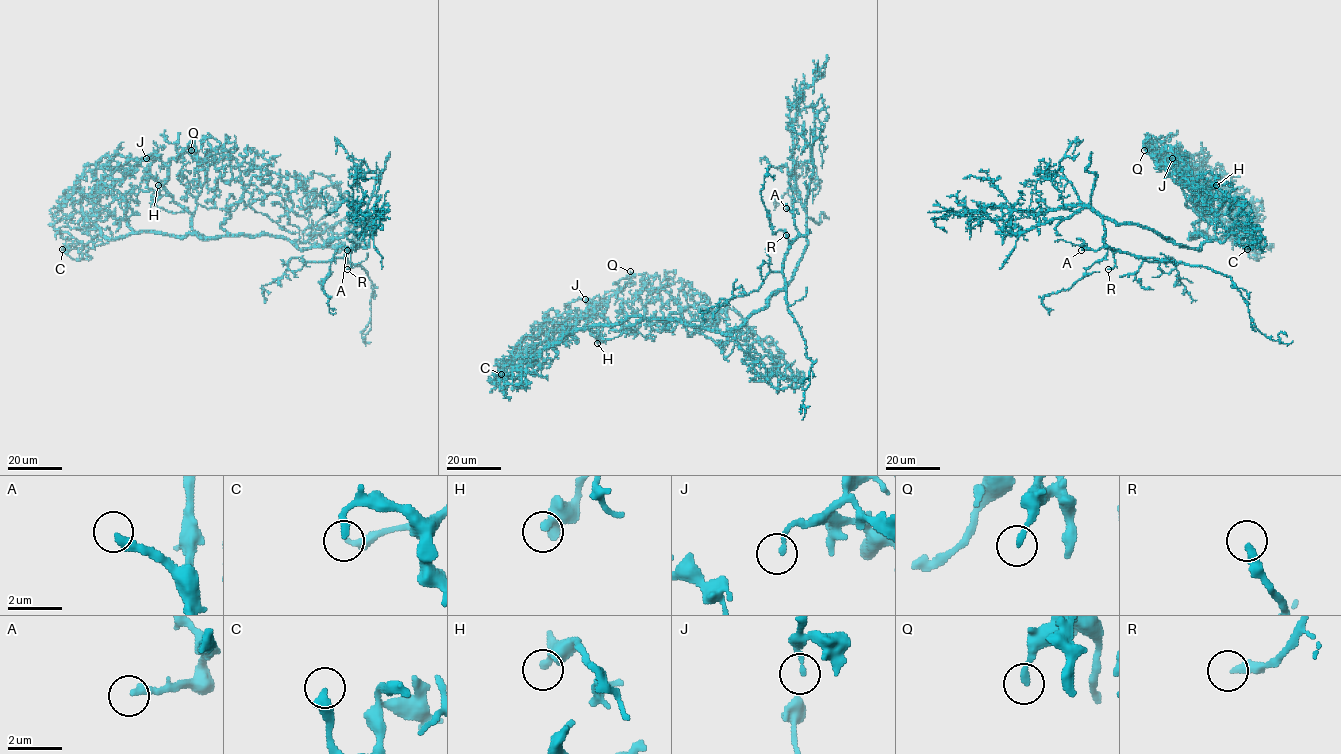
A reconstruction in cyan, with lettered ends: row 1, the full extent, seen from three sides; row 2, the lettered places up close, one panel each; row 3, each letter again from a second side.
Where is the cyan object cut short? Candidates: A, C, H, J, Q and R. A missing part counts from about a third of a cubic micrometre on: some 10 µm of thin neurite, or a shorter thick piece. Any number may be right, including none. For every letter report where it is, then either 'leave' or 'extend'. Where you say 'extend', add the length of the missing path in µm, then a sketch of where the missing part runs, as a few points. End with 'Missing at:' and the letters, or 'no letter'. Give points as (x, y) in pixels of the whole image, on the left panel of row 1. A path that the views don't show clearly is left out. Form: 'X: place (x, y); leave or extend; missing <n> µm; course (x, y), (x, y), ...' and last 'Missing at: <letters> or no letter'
A: place (347, 250); extend; missing 25 µm
C: place (62, 249); leave
H: place (158, 185); leave
J: place (146, 158); leave
Q: place (191, 150); leave
R: place (347, 269); extend; missing 15 µm
Missing at: A, R

